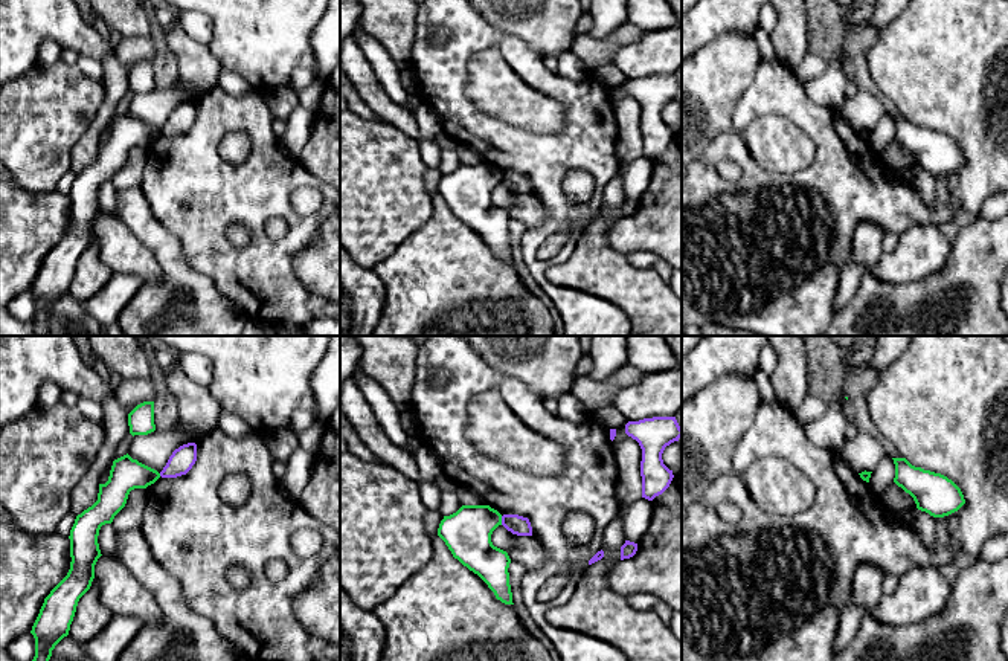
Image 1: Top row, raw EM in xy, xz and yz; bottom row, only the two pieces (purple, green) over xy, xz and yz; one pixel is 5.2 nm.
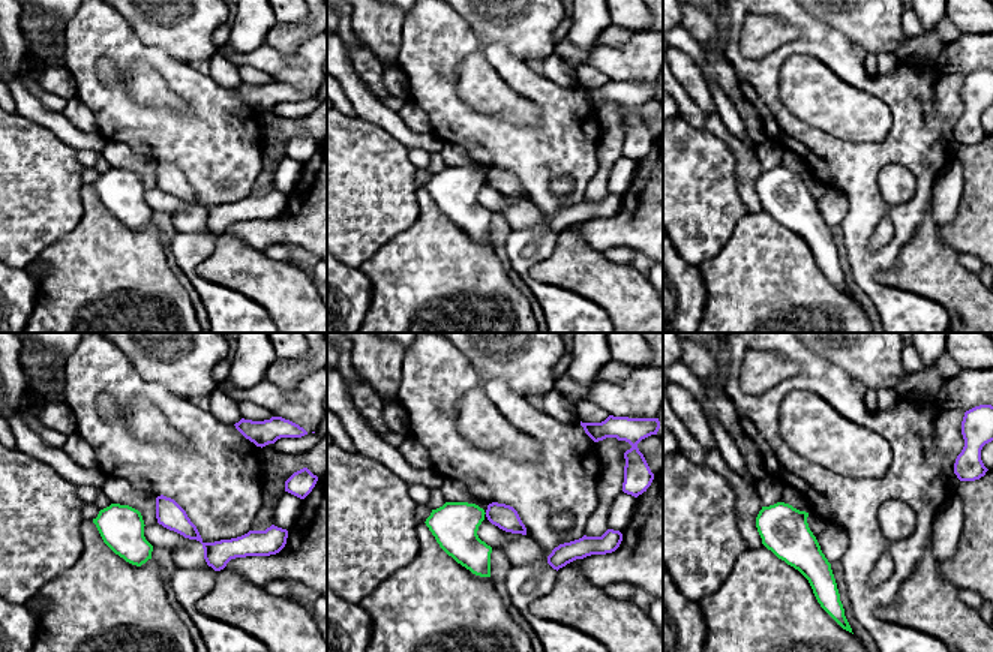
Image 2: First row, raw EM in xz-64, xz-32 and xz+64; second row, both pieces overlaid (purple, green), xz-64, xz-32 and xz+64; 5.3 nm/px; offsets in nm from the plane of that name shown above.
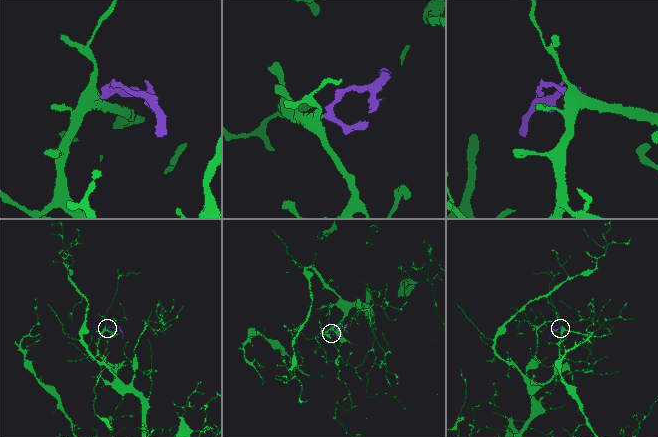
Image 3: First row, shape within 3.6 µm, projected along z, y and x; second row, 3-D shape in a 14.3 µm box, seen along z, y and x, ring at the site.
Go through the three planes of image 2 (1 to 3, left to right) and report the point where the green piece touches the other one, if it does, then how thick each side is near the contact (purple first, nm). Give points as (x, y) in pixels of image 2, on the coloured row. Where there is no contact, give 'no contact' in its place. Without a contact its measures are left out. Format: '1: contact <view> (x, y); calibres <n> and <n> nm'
1: no contact
2: no contact
3: no contact

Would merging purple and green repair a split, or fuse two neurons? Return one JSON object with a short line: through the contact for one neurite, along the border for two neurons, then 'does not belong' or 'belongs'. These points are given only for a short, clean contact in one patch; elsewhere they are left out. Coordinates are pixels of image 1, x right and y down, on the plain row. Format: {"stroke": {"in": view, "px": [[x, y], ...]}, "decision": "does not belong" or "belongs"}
{"stroke": {"in": "xz", "px": [[500, 174], [502, 182]]}, "decision": "does not belong"}

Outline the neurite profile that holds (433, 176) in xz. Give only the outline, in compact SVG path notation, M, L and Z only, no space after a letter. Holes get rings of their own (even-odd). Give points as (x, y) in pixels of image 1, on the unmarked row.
M427 168L425 176L424 176L424 183L427 194L433 197L438 192L438 186L444 174L441 173L439 168Z

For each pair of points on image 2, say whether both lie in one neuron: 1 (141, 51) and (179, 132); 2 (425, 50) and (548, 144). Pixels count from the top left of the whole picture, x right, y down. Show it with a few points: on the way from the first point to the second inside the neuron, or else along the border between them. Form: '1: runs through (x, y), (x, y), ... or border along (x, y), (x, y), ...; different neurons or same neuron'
1: runs through (164, 63), (194, 93), (194, 110); same neuron
2: runs through (432, 89), (476, 132), (492, 143), (509, 144); same neuron

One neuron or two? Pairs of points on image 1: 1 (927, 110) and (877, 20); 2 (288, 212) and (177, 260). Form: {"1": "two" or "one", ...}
{"1": "two", "2": "two"}

